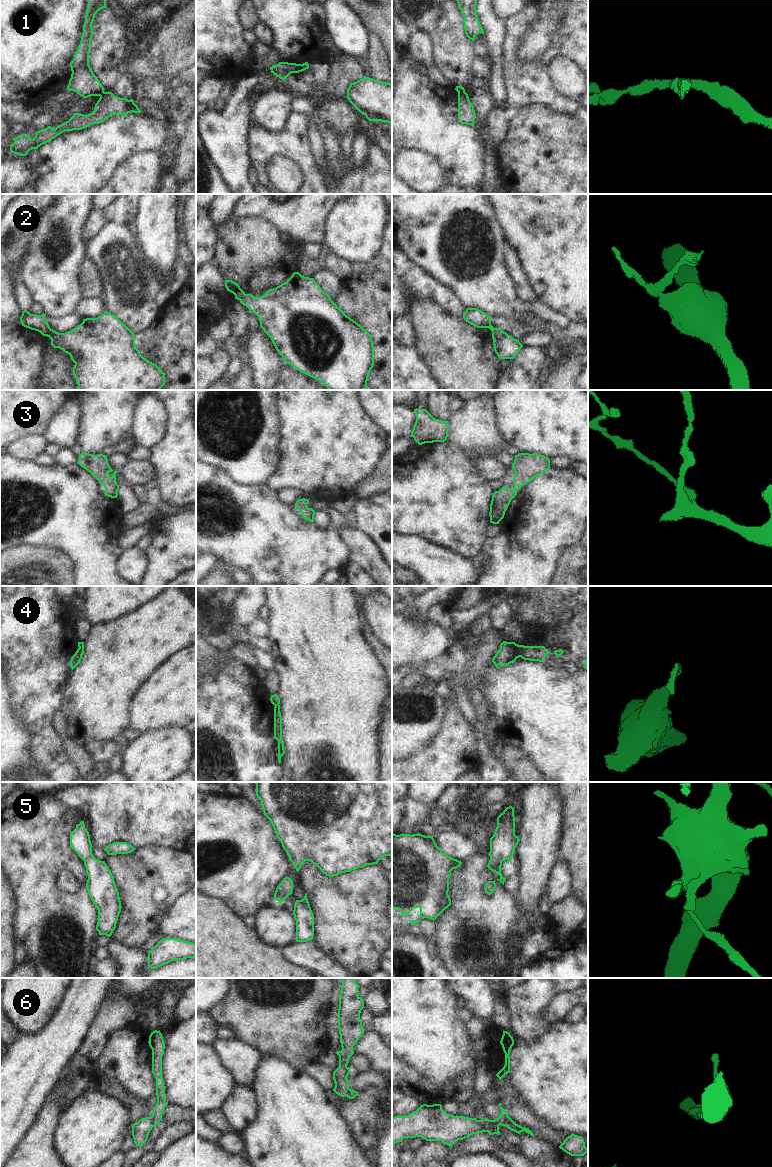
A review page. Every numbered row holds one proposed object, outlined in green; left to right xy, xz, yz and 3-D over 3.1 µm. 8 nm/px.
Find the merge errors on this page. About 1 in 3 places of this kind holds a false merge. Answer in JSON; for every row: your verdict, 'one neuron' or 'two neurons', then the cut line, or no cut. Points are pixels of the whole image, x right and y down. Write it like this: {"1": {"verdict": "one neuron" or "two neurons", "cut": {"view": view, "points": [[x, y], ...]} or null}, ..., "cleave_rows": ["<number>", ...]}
{"1": {"verdict": "two neurons", "cut": {"view": "xz", "points": [[297, 64], [298, 72]]}}, "2": {"verdict": "two neurons", "cut": {"view": "xy", "points": [[50, 328], [45, 335]]}}, "3": {"verdict": "one neuron", "cut": null}, "4": {"verdict": "two neurons", "cut": {"view": "yz", "points": [[509, 642], [516, 658]]}}, "5": {"verdict": "one neuron", "cut": null}, "6": {"verdict": "two neurons", "cut": {"view": "yz", "points": [[500, 1115], [505, 1119], [507, 1126]]}}, "cleave_rows": ["1", "2", "4", "6"]}

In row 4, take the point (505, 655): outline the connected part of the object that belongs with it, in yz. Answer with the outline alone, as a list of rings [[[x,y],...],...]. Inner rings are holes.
[[[503,641],[500,644],[500,648],[492,659],[495,667],[498,668],[500,664],[507,666],[516,661],[514,655],[514,649],[510,645],[510,642]]]

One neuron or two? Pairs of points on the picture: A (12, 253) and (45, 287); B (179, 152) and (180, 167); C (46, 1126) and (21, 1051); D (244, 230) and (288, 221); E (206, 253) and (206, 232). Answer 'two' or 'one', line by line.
A: two
B: one
C: two
D: two
E: one

